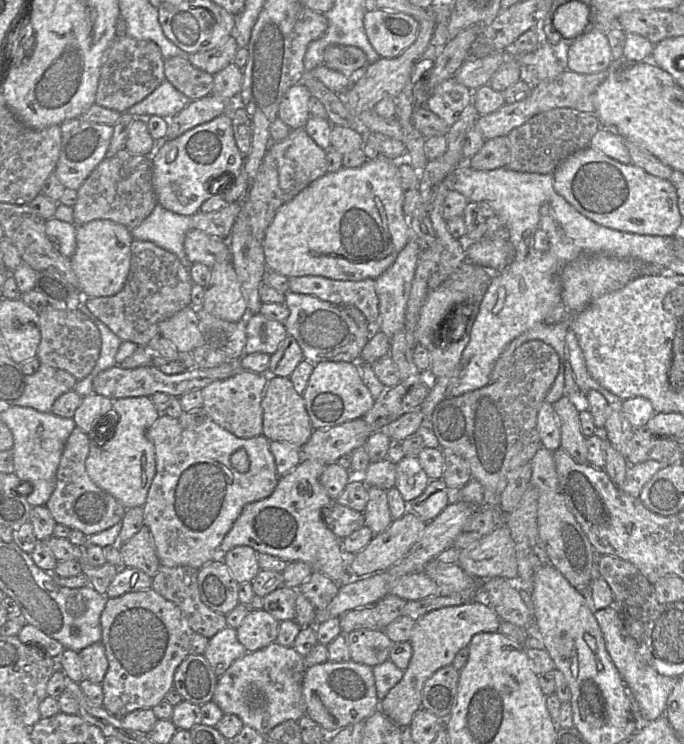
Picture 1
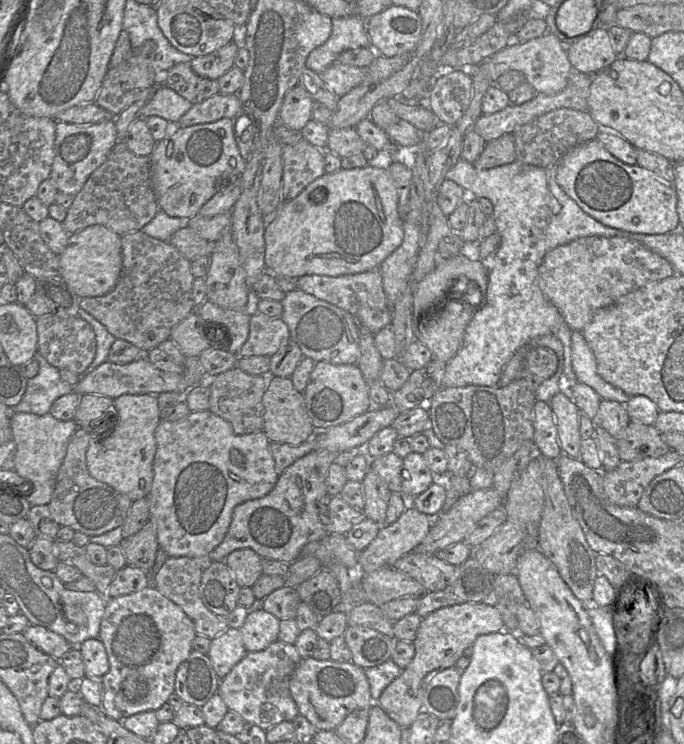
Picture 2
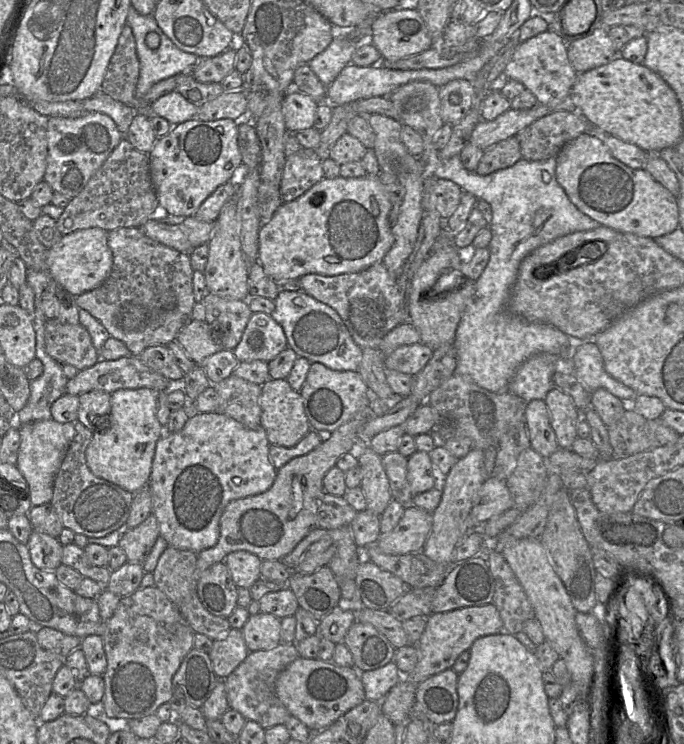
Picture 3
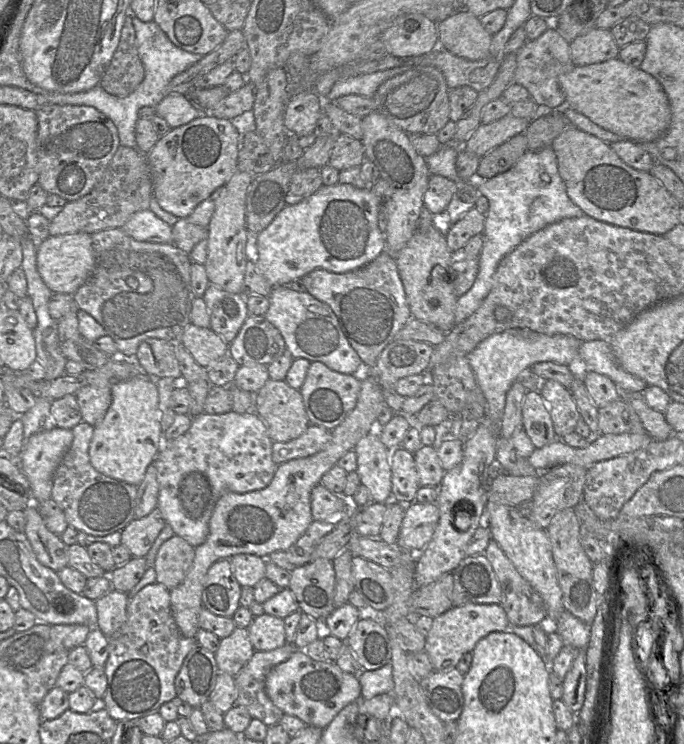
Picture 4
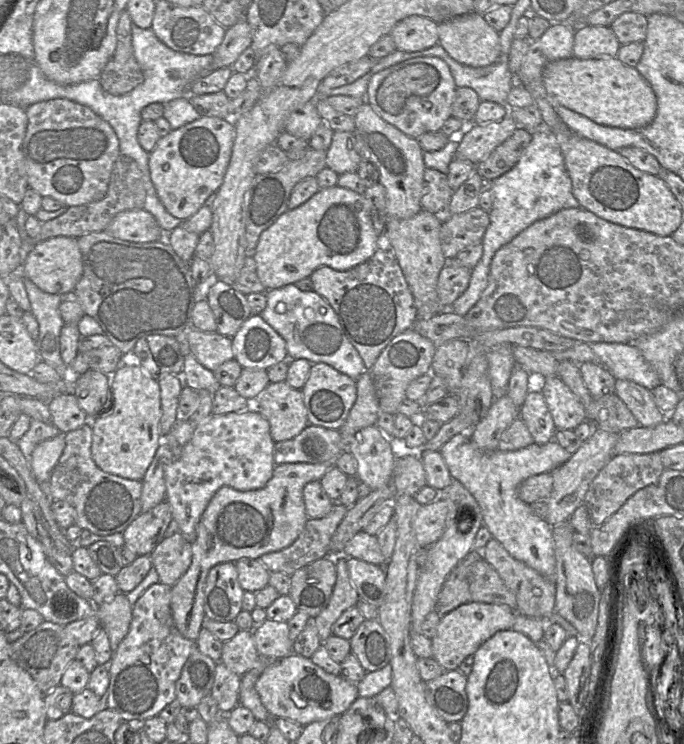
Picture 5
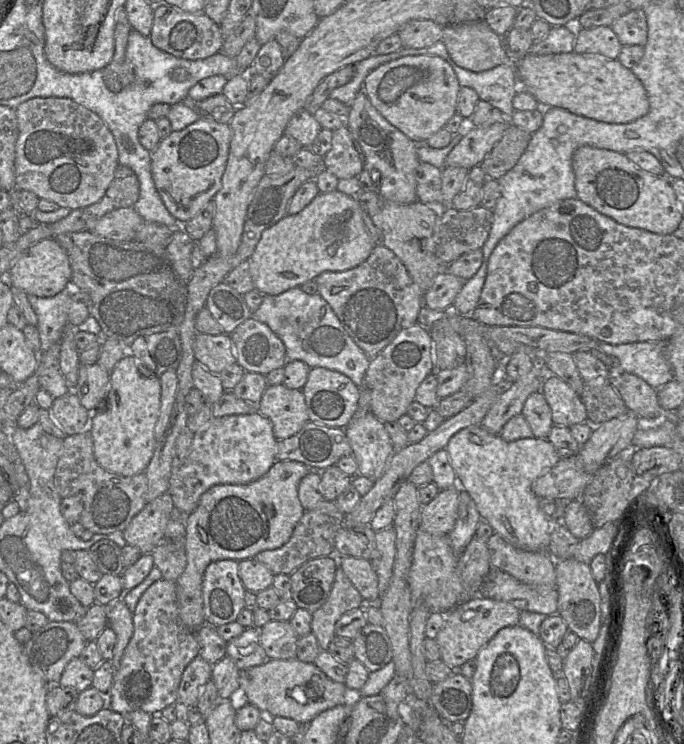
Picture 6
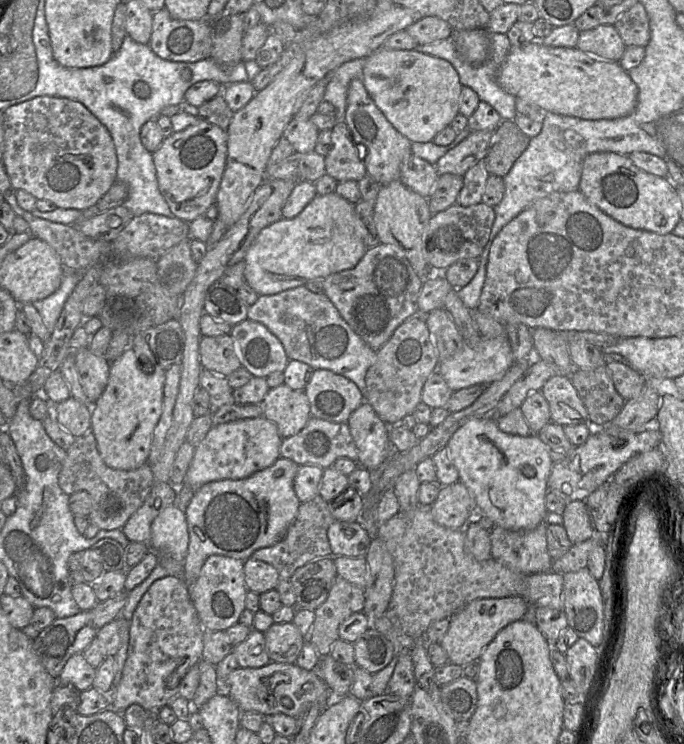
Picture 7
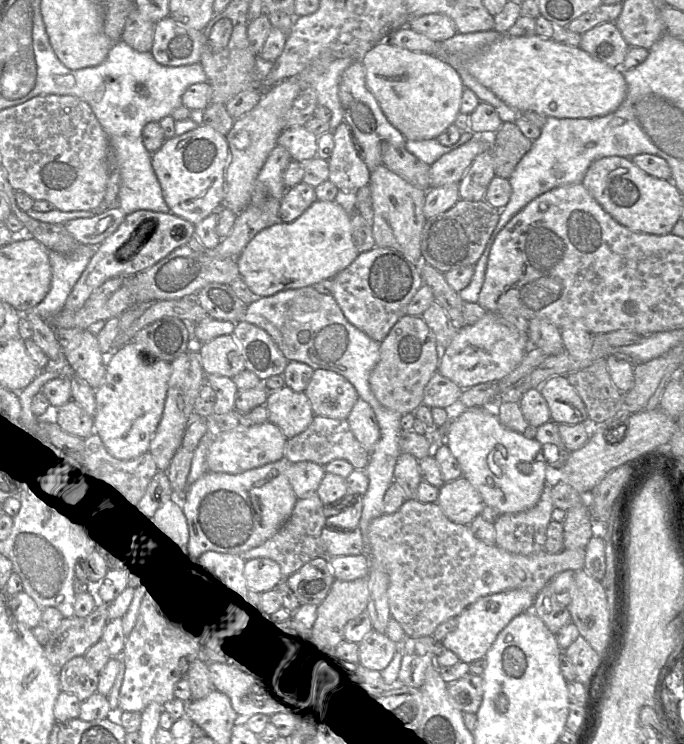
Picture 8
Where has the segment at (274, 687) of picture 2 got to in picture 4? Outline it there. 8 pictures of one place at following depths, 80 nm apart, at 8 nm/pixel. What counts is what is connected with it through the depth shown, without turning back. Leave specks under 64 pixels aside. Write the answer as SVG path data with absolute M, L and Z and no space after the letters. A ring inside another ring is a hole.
M292 644L271 651L255 651L251 659L234 676L236 704L245 707L252 718L266 726L279 724L284 713L277 708L265 691L265 680L275 666L288 660L297 650Z

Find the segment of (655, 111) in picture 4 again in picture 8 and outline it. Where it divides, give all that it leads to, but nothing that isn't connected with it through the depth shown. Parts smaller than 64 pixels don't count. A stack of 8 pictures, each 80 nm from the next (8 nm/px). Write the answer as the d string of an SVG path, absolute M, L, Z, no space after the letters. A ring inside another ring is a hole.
M504 34L467 62L468 72L484 87L491 90L506 105L517 112L533 111L545 117L593 118L615 112L625 100L627 84L621 68L611 67L593 59L580 47L558 43L537 34L514 37Z

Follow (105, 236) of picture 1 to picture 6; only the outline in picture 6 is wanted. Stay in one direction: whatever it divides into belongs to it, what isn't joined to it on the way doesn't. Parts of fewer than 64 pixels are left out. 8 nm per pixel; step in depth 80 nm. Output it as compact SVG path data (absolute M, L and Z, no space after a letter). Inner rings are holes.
M44 239L27 249L11 266L7 281L11 287L38 297L53 297L71 286L71 266L65 250L55 239Z

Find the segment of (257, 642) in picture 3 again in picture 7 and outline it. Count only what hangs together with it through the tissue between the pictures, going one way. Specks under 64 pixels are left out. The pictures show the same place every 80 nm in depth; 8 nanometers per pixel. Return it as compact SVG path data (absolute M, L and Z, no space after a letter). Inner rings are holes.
M273 623L264 633L270 661L293 664L308 636L302 635L294 623Z

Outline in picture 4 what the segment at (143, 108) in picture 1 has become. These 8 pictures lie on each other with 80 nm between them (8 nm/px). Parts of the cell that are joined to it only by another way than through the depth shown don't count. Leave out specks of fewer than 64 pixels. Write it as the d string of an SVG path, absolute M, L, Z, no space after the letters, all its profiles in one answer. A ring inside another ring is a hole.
M177 92L164 97L155 109L156 115L165 119L171 129L185 125L201 115L184 95Z

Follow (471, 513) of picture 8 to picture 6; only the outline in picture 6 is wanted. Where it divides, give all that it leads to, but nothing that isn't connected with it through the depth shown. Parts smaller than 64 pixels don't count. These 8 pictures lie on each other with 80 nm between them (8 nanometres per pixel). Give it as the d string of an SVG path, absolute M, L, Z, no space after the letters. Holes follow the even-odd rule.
M460 488L440 490L427 505L422 506L420 528L433 535L448 535L458 517Z

